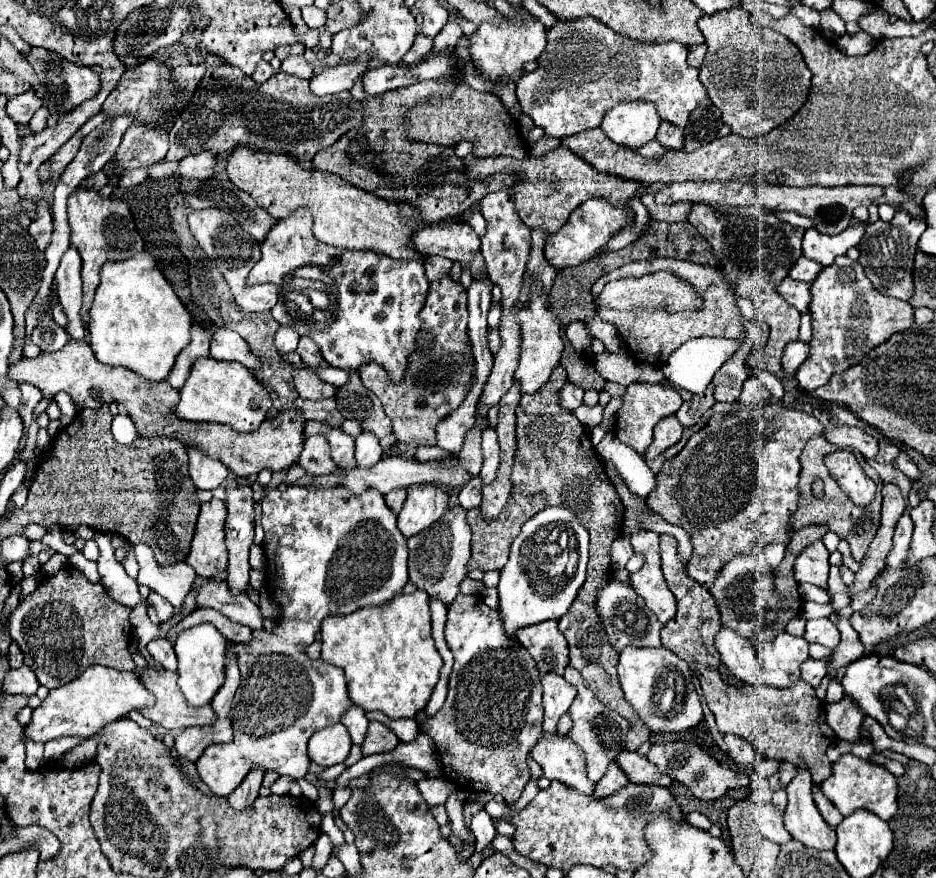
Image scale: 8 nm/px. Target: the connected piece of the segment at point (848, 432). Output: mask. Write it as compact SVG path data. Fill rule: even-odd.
M844 424L844 426L838 426L834 430L826 430L824 436L832 444L836 444L838 448L848 448L848 450L862 452L864 458L874 458L876 452L878 452L878 442L856 426Z

